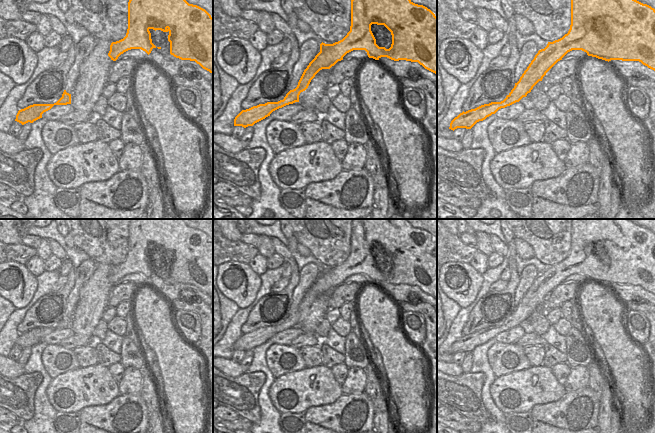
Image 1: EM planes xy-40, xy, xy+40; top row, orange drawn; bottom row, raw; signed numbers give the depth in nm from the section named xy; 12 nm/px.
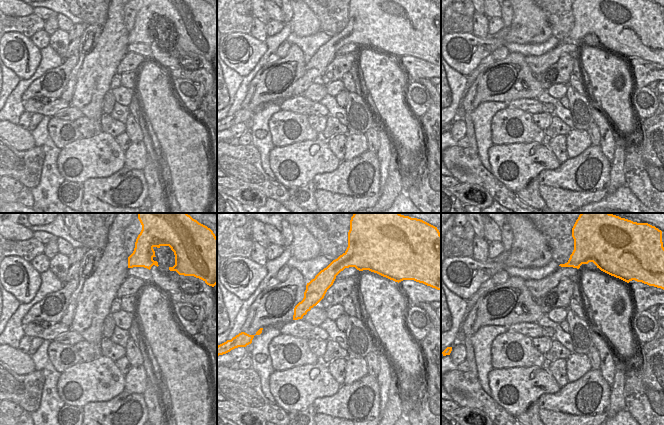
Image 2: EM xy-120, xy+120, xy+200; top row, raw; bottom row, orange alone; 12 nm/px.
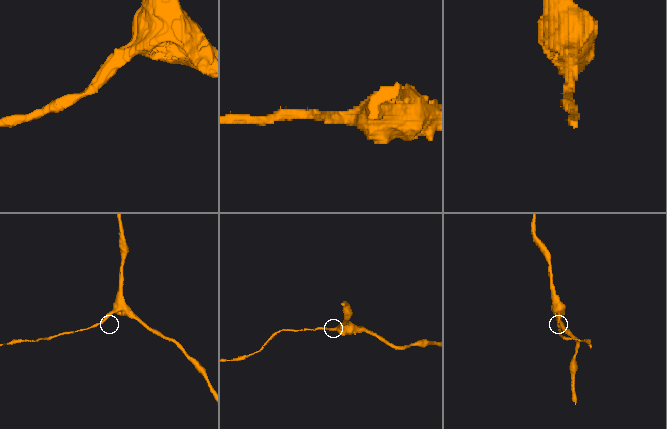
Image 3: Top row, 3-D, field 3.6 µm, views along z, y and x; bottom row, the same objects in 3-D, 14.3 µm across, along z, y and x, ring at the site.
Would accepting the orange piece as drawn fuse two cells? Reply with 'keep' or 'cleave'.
keep

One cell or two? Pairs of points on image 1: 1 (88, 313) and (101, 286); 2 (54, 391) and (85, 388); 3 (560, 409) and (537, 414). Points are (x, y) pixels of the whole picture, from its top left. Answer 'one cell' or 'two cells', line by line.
1: one cell
2: one cell
3: one cell

